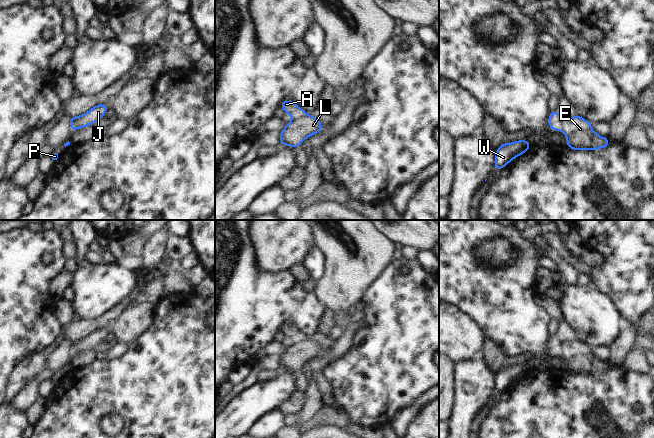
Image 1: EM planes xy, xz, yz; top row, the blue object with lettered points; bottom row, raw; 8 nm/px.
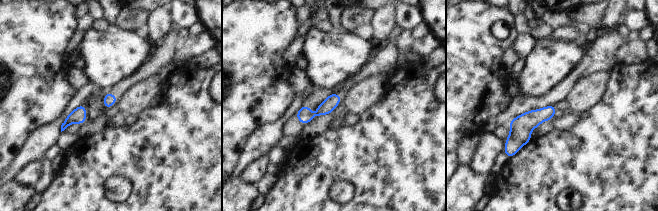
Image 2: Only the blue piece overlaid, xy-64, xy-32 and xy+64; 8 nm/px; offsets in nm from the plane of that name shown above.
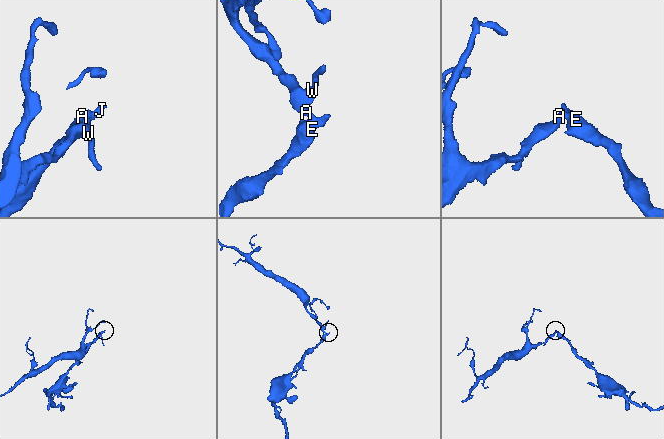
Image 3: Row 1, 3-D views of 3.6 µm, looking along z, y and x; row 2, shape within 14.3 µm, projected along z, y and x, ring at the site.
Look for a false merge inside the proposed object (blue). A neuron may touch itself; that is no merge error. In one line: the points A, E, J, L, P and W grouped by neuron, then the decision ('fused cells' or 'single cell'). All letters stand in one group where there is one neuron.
A W / E J L P; fused cells

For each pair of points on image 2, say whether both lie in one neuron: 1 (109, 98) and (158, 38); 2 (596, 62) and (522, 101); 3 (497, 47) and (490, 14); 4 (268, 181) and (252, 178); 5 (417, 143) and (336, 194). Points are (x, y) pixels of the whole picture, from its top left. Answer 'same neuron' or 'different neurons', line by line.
1: different neurons
2: same neuron
3: same neuron
4: different neurons
5: different neurons

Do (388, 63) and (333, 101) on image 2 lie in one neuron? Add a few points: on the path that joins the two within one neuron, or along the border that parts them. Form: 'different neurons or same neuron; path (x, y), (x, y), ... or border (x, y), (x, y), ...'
same neuron; path (374, 66), (345, 87)

